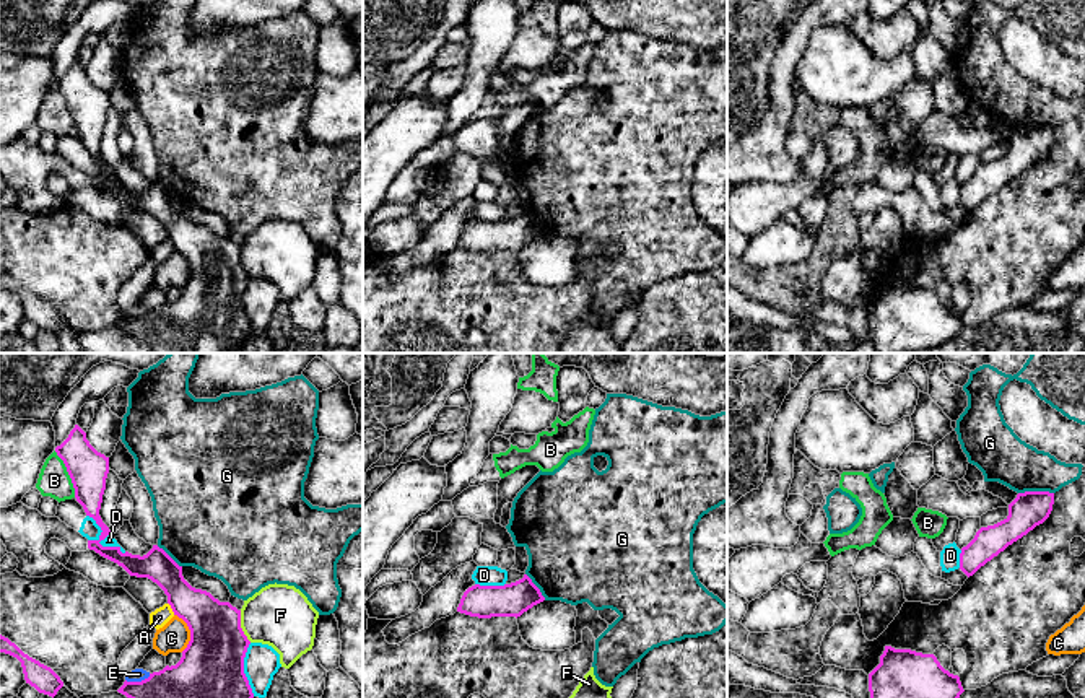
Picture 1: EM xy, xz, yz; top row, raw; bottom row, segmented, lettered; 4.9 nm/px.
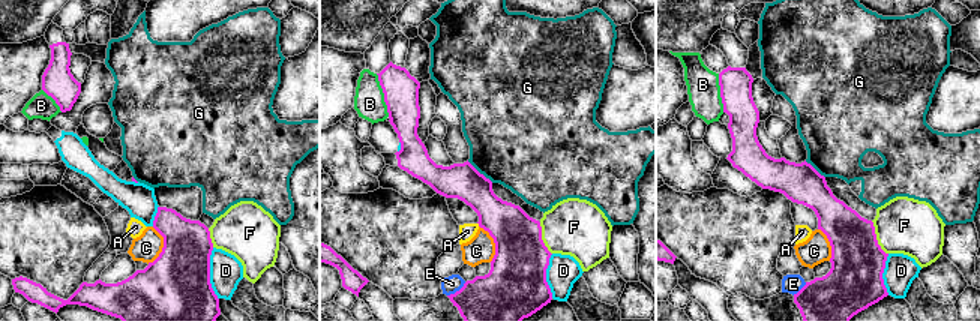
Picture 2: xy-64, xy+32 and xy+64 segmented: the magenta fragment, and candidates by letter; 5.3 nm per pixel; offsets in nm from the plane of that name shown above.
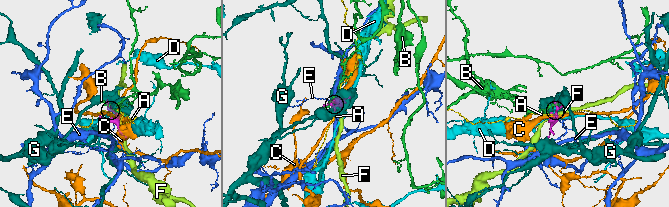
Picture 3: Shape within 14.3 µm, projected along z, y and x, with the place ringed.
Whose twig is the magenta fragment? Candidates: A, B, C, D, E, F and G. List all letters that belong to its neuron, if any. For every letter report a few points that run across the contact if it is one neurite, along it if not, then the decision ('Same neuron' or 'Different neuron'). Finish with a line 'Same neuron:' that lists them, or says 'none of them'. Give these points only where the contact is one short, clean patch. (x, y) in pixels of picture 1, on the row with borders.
A: Line: xy (168, 602), (174, 614). Different neuron
B: Line: xy (54, 451), (65, 467), (75, 497). Different neuron
C: Different neuron
D: Different neuron
E: Line: xy (150, 674), (140, 680), (126, 680). Different neuron
F: Line: xy (239, 610), (239, 627), (251, 641). Different neuron
G: Different neuron
Same neuron: none of them

